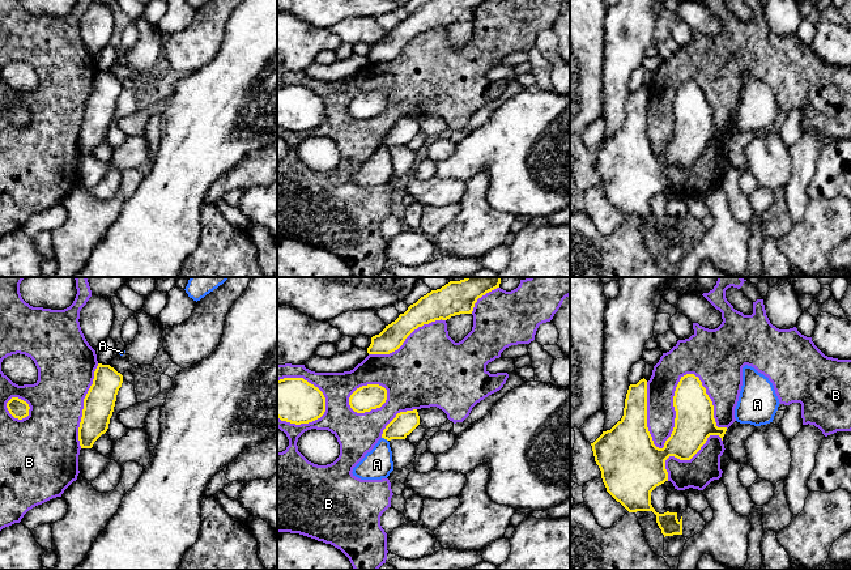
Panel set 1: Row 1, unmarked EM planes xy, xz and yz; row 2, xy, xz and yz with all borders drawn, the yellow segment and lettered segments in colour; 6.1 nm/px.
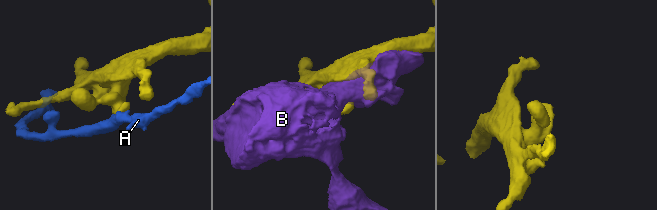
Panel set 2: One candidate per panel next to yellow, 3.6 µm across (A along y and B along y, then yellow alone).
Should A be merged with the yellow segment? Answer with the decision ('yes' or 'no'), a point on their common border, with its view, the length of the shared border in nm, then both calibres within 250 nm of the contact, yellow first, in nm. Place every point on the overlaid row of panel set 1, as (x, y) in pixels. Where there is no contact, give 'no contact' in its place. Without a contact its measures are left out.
no | xz (384, 438) | 50 nm | 140/190 nm

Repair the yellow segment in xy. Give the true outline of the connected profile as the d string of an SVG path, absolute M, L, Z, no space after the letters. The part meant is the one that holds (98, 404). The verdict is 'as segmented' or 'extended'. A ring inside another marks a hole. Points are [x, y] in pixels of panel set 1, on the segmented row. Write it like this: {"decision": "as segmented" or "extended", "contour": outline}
{"decision": "as segmented", "contour": "M98 363L93 384L84 399L78 428L81 448L92 448L94 442L107 431L122 383L123 375L120 373L110 365Z"}

